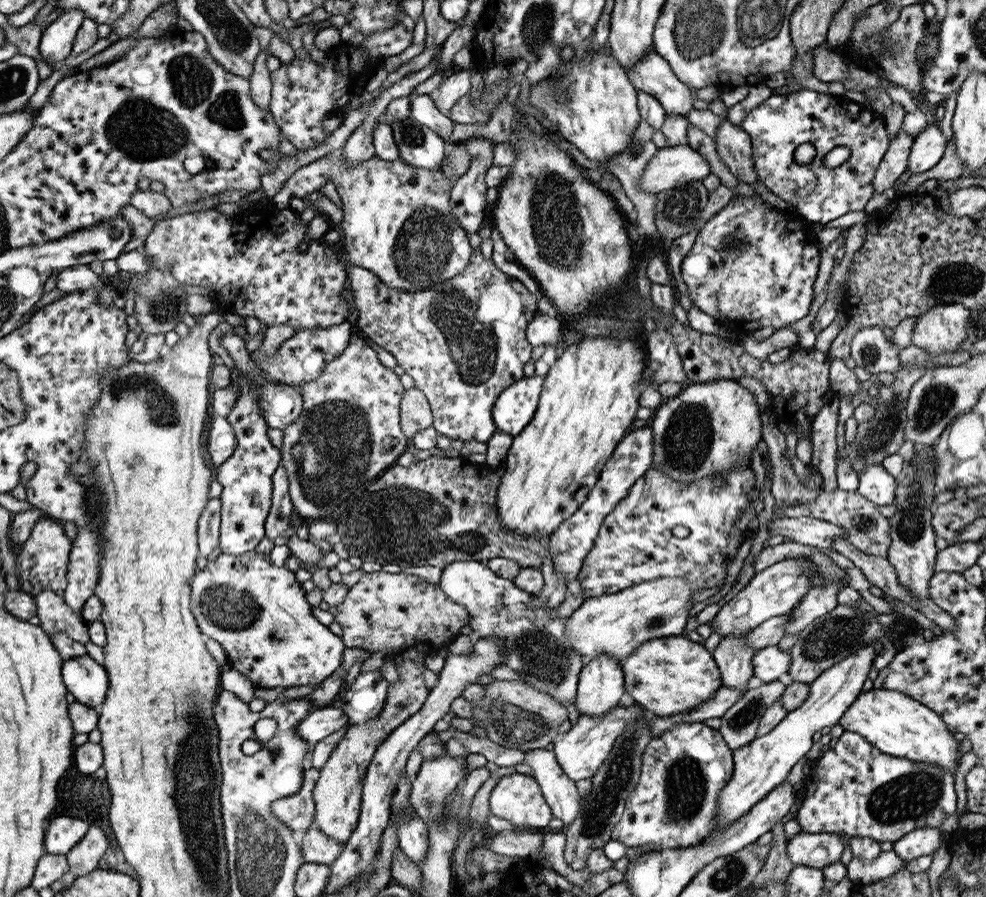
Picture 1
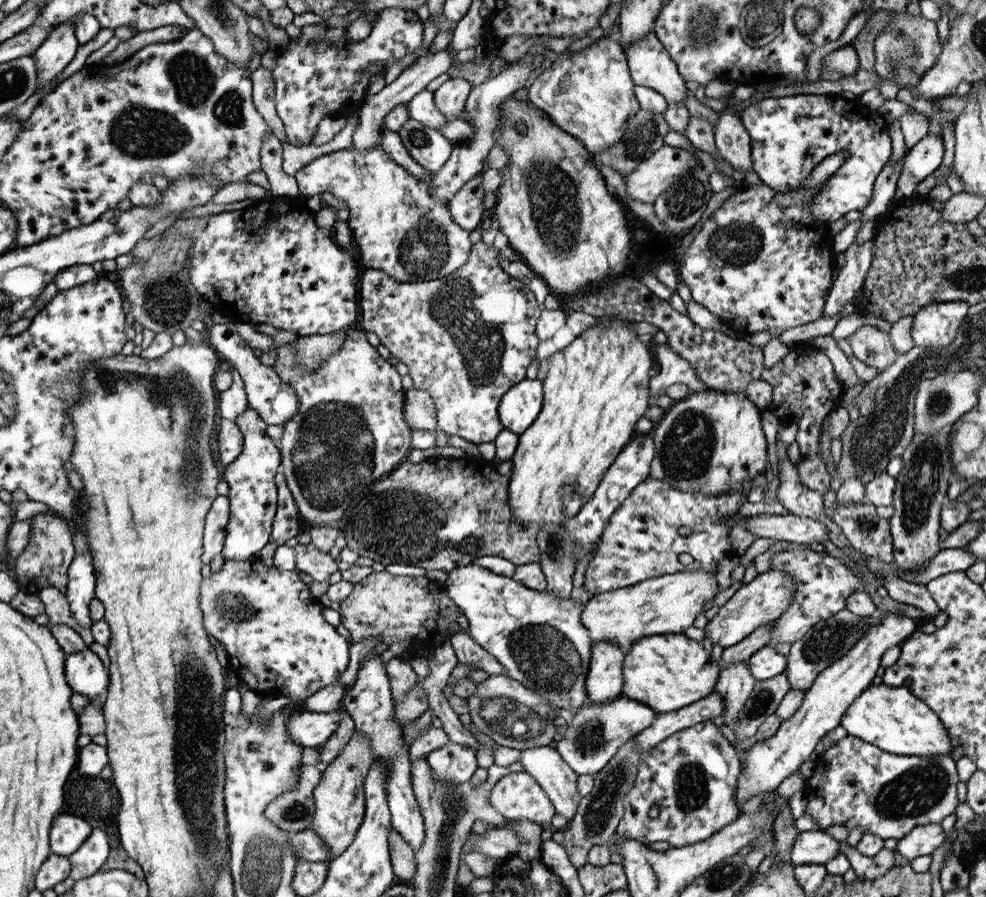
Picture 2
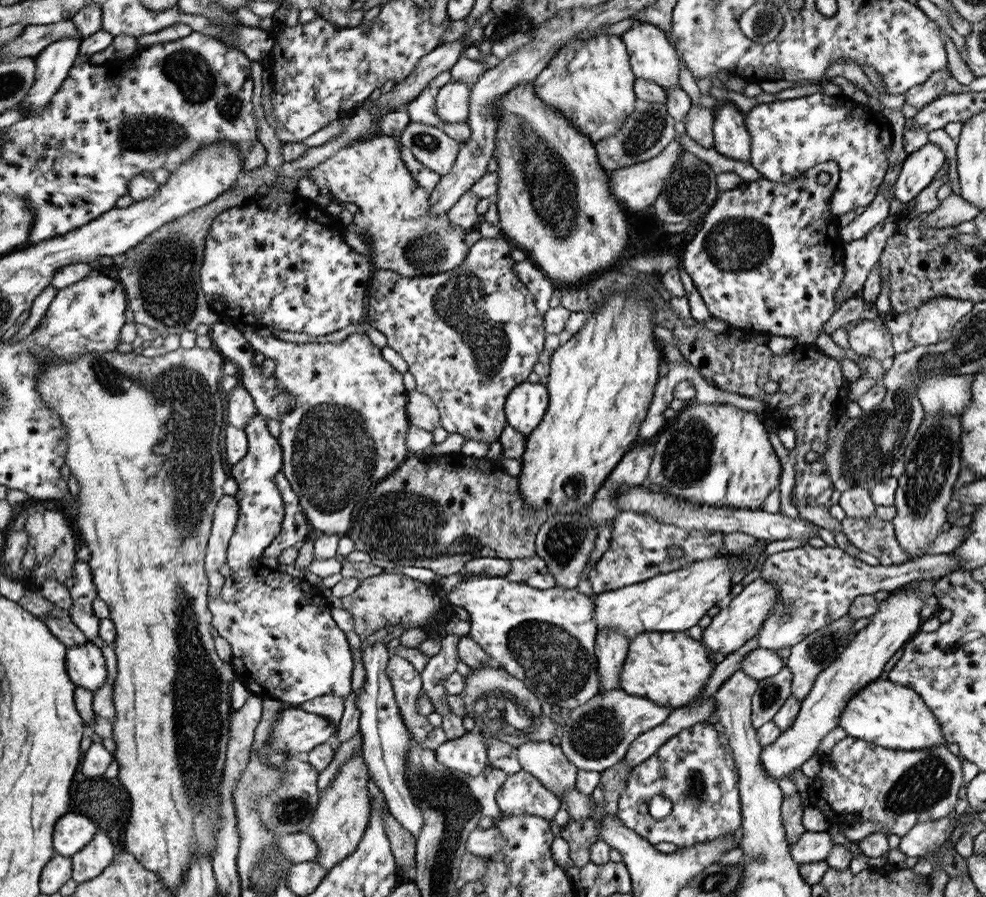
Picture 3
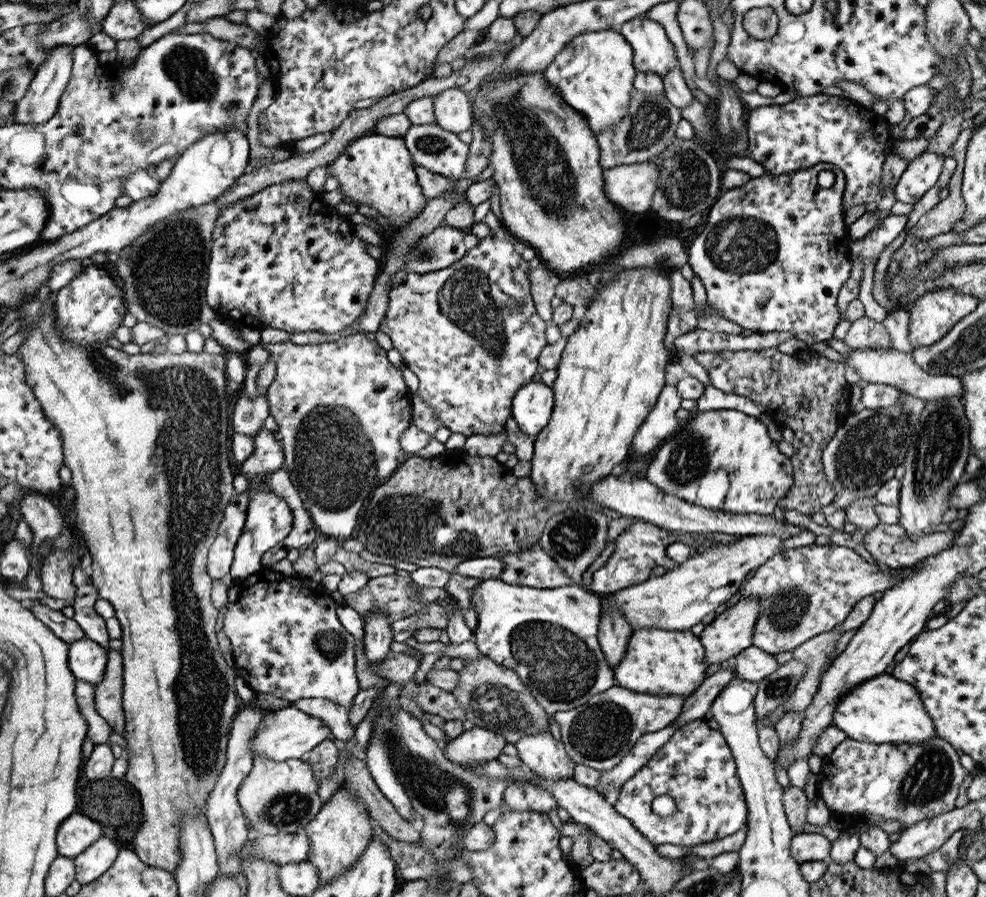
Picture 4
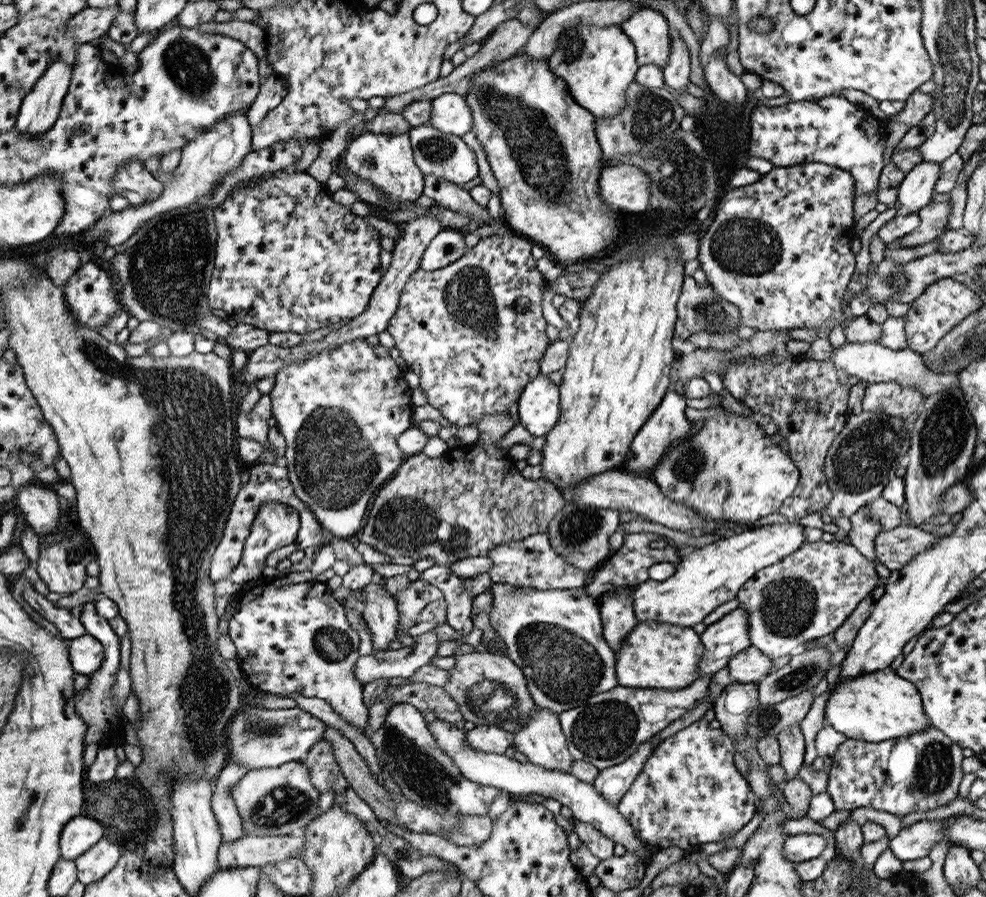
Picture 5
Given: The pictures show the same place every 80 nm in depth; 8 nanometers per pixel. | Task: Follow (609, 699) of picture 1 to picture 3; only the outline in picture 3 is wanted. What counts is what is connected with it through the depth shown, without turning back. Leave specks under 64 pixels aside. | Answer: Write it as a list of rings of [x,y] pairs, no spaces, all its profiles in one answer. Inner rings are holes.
[[[604,629],[598,631],[595,646],[602,695],[620,688],[620,672],[628,655],[629,641],[614,629]]]

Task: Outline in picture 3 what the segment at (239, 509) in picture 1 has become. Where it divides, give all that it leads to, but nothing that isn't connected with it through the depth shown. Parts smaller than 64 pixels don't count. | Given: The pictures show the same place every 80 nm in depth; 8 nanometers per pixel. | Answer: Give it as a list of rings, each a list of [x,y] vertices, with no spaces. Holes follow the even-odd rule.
[[[254,416],[245,426],[247,434],[248,452],[246,456],[231,466],[231,477],[238,484],[238,492],[235,494],[240,504],[240,515],[234,534],[229,542],[228,566],[232,571],[246,569],[252,562],[256,562],[266,546],[278,536],[280,524],[284,516],[284,504],[280,498],[279,488],[274,484],[274,476],[281,471],[283,452],[281,443],[270,435],[266,422],[261,416]]]

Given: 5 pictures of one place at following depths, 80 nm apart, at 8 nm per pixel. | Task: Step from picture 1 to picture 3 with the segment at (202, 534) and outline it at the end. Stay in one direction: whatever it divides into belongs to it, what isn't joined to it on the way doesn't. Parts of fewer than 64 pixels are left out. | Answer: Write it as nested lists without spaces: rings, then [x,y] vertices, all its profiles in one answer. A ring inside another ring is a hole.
[[[226,495],[217,504],[209,536],[209,548],[206,551],[206,572],[218,572],[218,568],[228,562],[229,542],[234,534],[238,515],[240,504],[236,496]]]

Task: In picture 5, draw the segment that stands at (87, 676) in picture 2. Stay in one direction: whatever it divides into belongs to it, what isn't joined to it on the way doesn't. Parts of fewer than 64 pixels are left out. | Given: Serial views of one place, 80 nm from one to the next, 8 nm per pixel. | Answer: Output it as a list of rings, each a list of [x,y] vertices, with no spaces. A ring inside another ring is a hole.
[[[88,634],[68,642],[69,658],[73,671],[84,676],[94,675],[105,662],[105,648],[102,642]]]

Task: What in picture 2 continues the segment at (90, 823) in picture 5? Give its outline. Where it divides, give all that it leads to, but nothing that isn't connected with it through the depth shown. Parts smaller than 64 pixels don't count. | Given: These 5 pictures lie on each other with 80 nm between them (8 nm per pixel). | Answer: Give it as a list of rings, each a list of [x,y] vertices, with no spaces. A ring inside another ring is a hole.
[[[72,812],[64,813],[55,818],[50,832],[52,854],[69,857],[81,847],[92,832],[93,826],[86,820],[72,816]]]

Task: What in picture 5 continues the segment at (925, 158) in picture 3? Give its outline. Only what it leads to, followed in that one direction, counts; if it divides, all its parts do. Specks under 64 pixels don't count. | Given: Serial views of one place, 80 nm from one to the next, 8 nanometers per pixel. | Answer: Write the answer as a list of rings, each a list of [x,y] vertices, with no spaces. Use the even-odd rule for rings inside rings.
[[[920,162],[905,176],[898,188],[900,214],[917,214],[930,204],[935,193],[935,185],[940,177],[941,164]]]

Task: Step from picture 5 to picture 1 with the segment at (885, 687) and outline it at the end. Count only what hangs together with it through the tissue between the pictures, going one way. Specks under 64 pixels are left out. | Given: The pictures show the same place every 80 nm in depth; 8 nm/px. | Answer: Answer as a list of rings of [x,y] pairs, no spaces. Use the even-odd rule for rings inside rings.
[[[884,689],[862,692],[841,716],[839,725],[844,730],[857,732],[878,751],[890,757],[936,765],[949,770],[955,776],[958,761],[961,759],[958,752],[960,742],[956,741],[953,732],[950,732],[937,712],[910,696],[902,695],[902,692]]]

